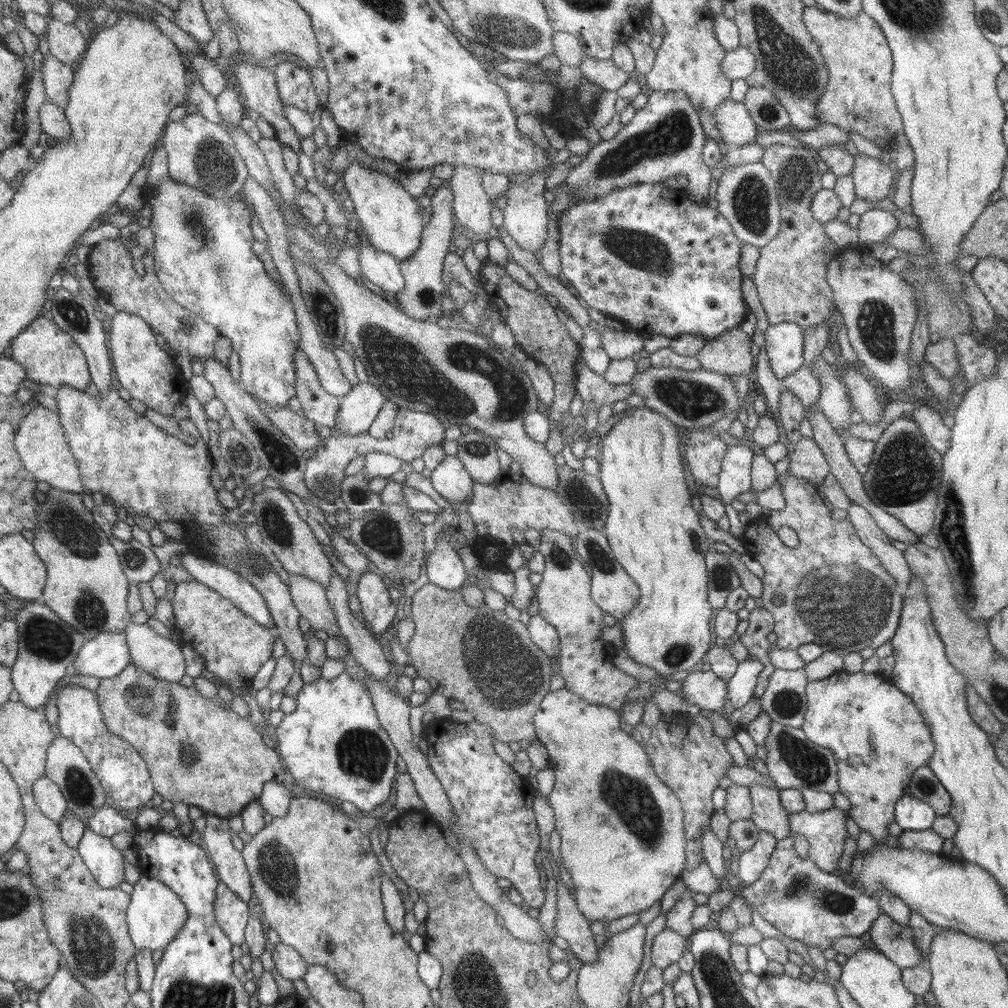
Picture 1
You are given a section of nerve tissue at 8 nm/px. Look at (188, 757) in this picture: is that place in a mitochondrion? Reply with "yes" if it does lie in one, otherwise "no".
yes

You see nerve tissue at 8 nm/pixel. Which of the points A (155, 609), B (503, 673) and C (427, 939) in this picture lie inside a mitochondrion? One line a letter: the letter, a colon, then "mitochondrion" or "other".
A: other
B: mitochondrion
C: other

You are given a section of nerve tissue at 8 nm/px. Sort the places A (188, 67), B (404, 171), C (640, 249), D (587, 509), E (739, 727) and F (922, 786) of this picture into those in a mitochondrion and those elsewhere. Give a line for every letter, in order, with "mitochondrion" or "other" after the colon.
A: other
B: other
C: mitochondrion
D: mitochondrion
E: other
F: mitochondrion

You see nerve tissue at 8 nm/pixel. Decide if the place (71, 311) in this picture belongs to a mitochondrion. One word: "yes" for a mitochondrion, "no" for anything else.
yes

